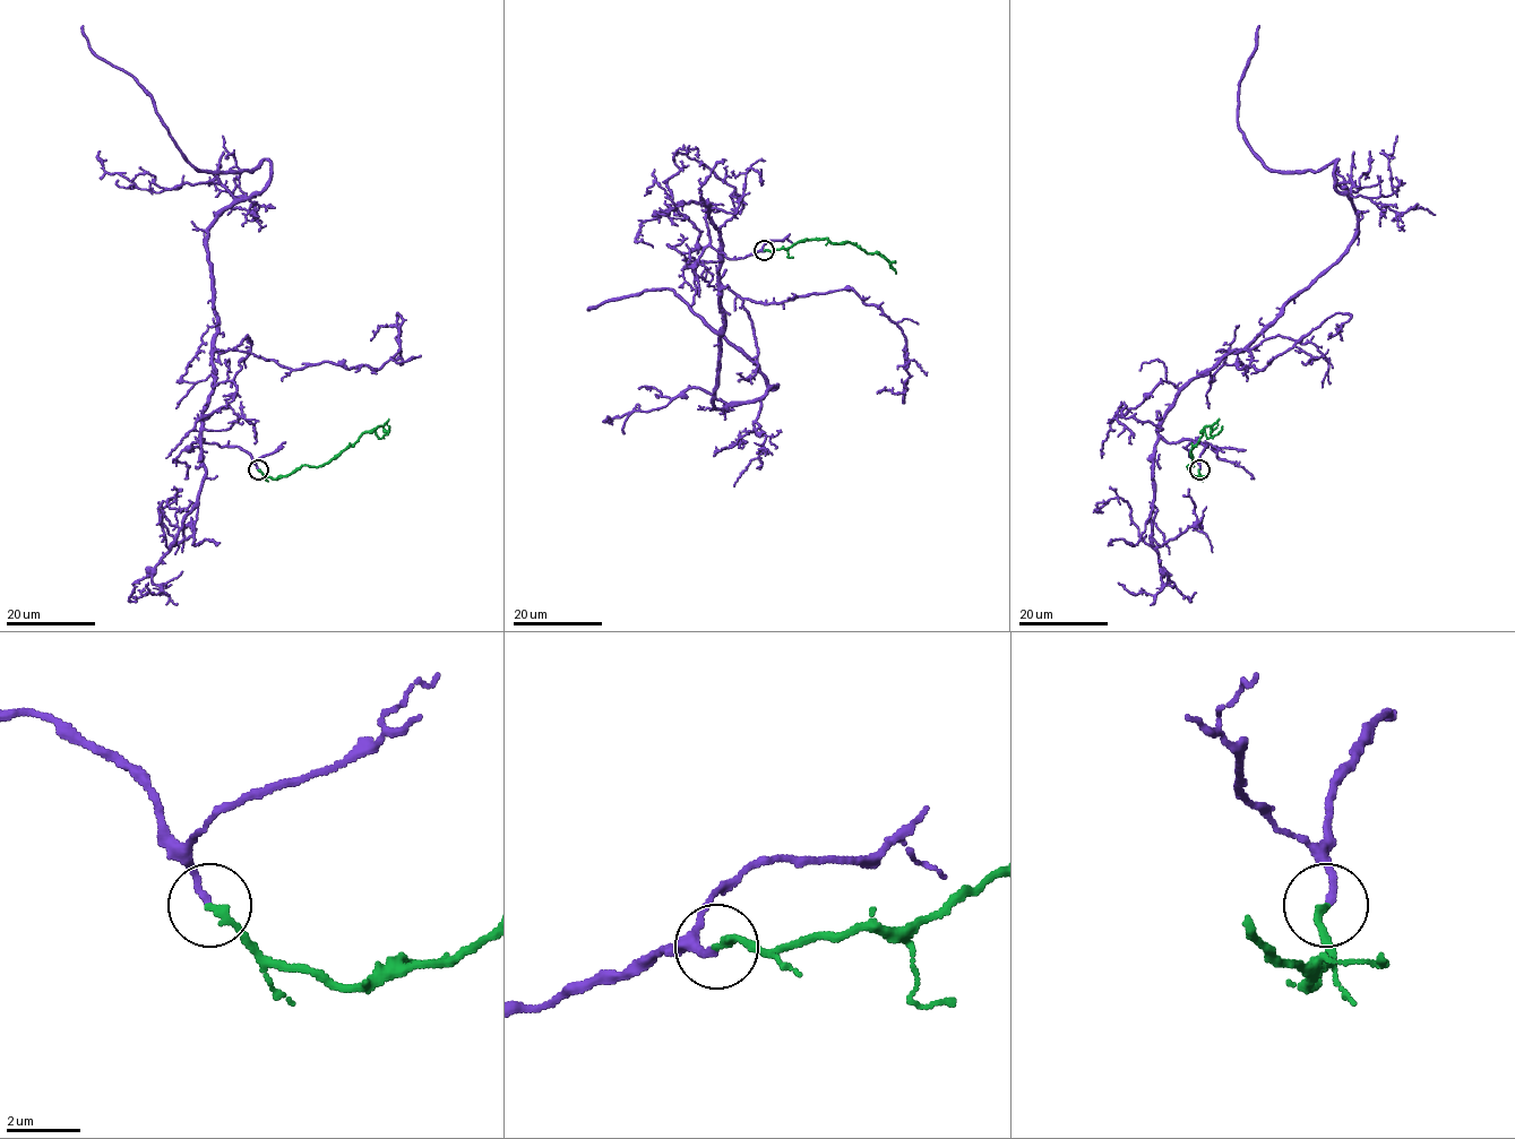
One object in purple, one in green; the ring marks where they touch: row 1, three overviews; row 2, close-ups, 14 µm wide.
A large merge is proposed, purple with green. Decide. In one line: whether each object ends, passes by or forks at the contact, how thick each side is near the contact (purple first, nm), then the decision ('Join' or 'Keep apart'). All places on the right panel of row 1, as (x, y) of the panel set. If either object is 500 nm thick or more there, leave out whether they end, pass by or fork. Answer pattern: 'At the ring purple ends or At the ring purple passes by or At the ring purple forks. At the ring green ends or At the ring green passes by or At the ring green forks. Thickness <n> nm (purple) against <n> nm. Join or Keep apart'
At the ring purple ends. At the ring green ends. Thickness 190 nm (purple) against 200 nm. Join

